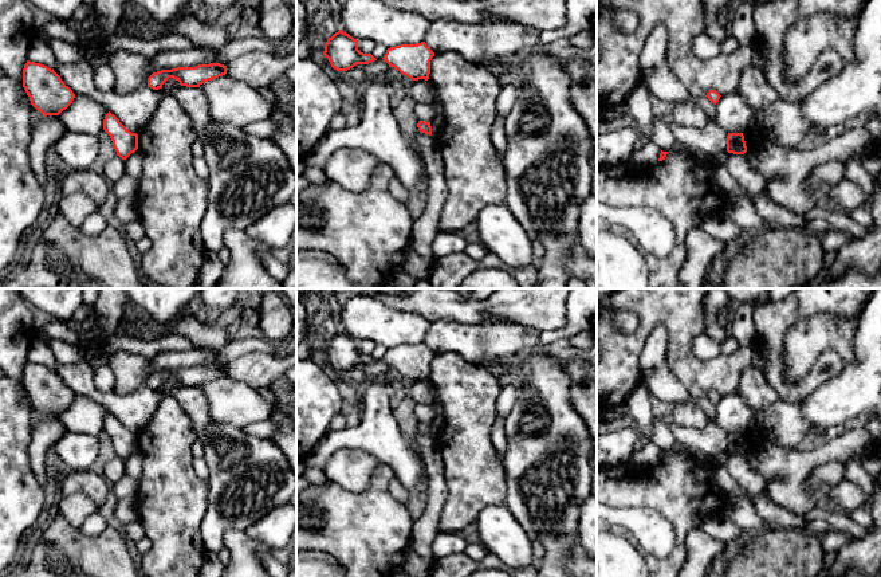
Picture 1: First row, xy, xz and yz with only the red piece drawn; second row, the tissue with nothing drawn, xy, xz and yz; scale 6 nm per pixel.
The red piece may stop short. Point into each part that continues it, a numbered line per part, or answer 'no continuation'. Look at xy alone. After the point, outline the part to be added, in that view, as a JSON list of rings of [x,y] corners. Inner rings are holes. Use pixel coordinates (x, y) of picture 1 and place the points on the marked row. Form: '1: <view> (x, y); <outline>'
no continuation

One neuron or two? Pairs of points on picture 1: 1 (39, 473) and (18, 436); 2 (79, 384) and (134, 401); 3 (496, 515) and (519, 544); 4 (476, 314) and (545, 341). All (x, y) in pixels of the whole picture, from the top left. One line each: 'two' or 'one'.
1: two
2: one
3: one
4: two

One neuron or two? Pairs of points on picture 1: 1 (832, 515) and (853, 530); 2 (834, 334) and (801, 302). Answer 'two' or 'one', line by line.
1: one
2: two

